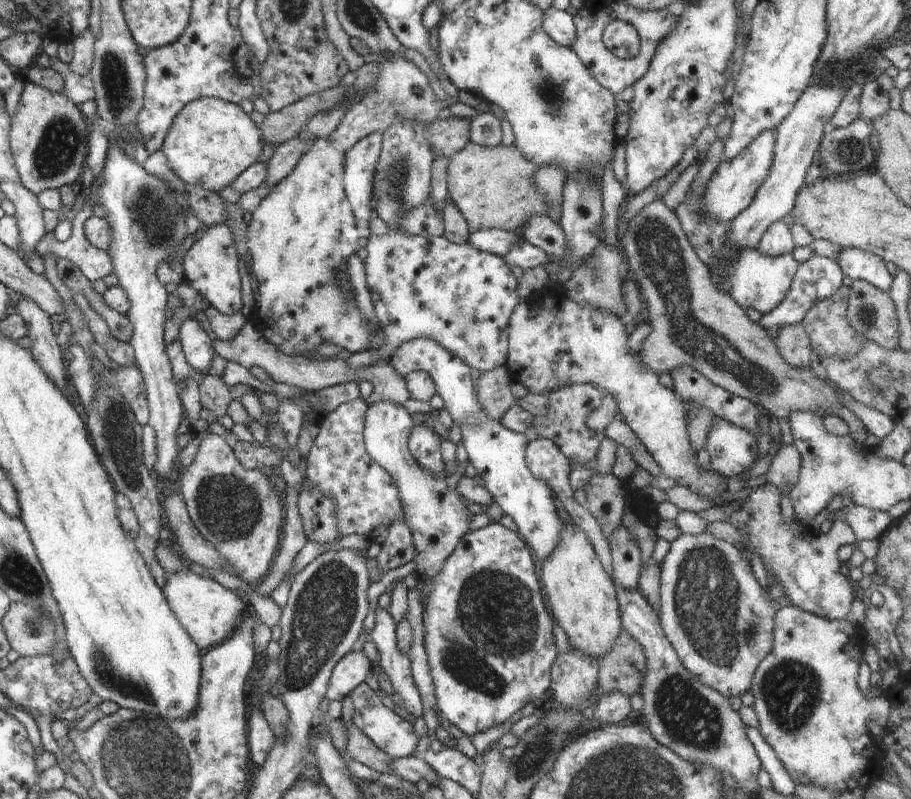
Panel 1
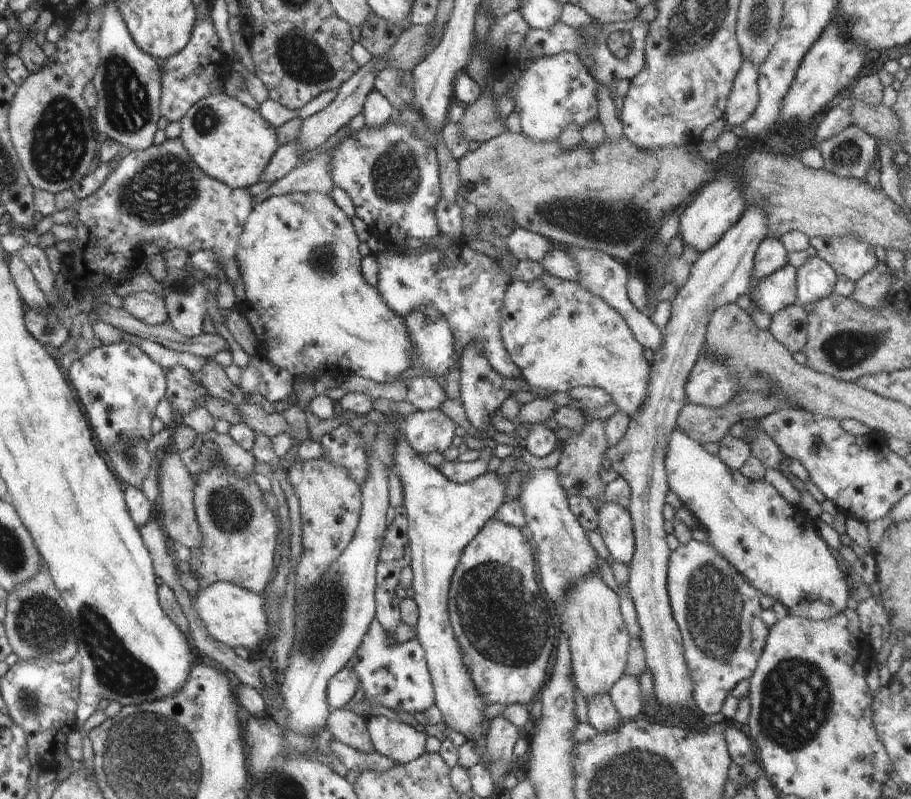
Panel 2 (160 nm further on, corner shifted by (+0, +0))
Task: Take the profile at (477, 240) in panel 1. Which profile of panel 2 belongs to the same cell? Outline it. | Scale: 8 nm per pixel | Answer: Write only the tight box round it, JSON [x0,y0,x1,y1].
[507,228,557,263]

